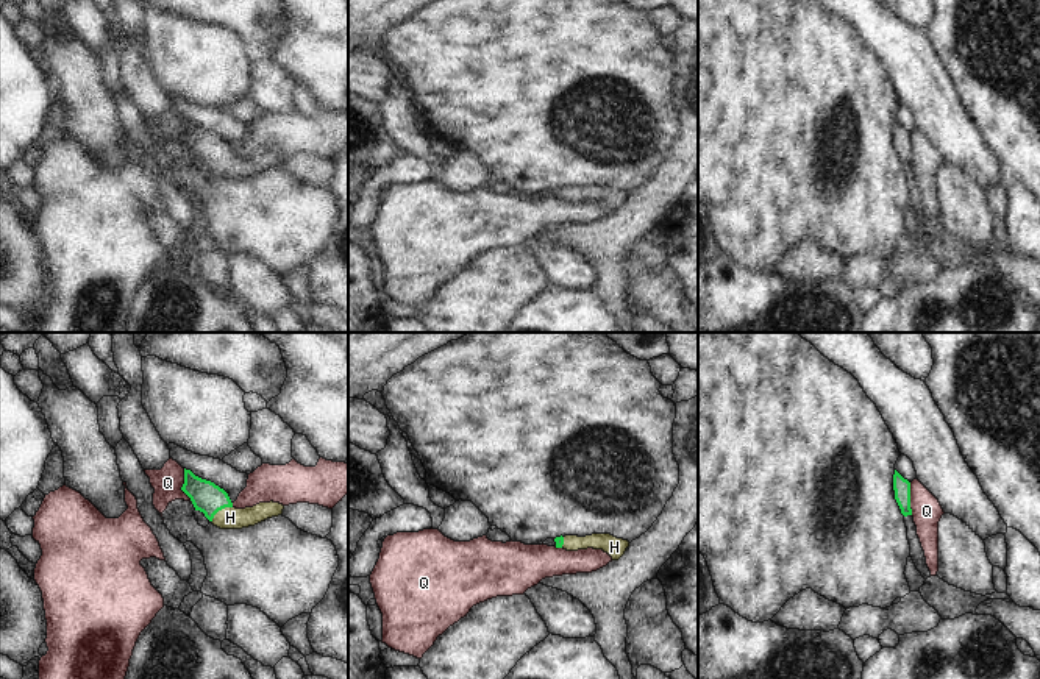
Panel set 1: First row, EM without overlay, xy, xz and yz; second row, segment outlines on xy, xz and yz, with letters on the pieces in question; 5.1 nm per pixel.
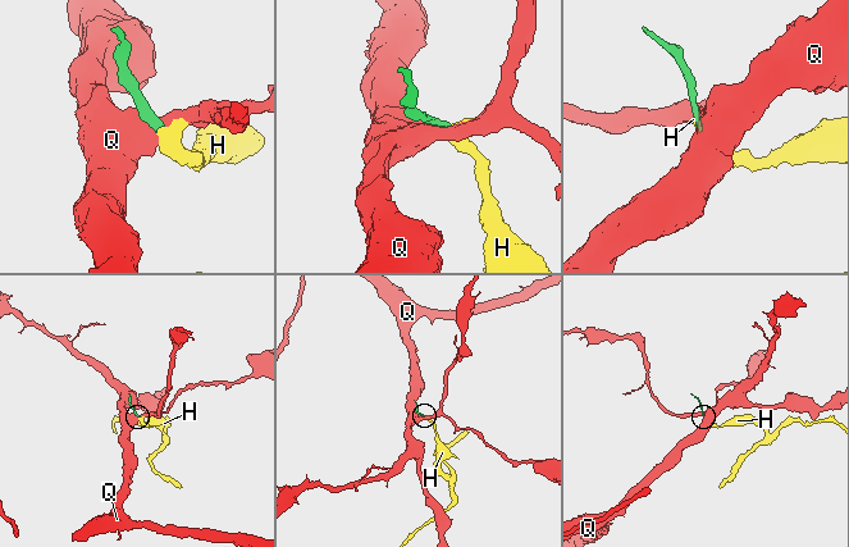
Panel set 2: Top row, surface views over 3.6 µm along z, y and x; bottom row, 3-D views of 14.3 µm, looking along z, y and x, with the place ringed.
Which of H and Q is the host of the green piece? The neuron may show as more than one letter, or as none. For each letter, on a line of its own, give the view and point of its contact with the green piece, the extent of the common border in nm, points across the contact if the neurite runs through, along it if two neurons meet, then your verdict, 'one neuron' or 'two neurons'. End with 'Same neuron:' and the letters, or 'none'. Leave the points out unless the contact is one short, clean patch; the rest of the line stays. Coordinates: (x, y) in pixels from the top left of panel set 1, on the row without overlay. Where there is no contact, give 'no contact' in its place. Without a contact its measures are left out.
H: meets green in xy at (219, 159); contact 140 nm long; runs through xy (206, 147), (219, 159), (230, 167); one neuron
Q: meets green in xy at (183, 136); contact 180 nm long; border along xy (183, 119), (181, 141), (192, 152); two neurons
Same neuron: H

